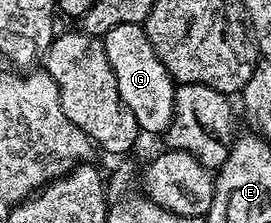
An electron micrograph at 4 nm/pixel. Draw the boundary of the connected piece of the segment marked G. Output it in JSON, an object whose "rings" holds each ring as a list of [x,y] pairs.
{"rings":[[[122,23],[122,27],[114,27],[114,31],[104,34],[102,40],[114,79],[118,79],[118,95],[122,95],[122,103],[130,107],[141,131],[162,135],[170,127],[176,85],[166,67],[162,67],[162,59],[154,55],[154,47],[150,47],[150,39],[146,39],[143,25]]]}

